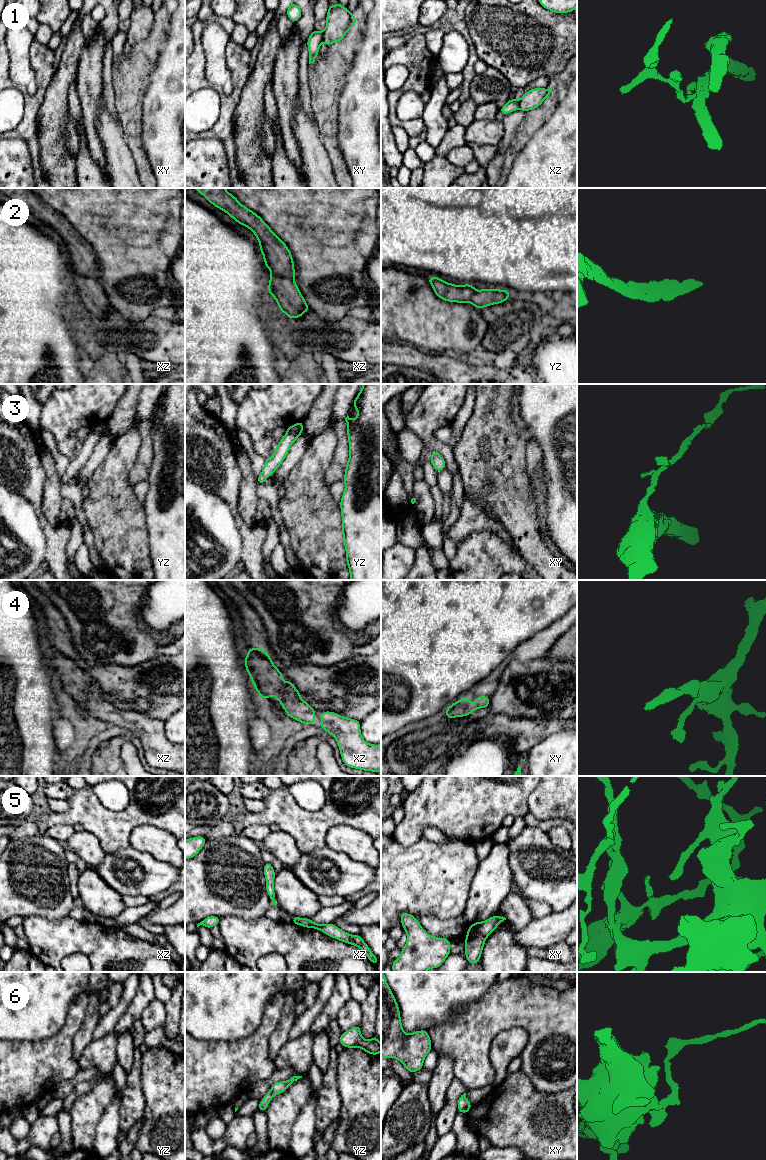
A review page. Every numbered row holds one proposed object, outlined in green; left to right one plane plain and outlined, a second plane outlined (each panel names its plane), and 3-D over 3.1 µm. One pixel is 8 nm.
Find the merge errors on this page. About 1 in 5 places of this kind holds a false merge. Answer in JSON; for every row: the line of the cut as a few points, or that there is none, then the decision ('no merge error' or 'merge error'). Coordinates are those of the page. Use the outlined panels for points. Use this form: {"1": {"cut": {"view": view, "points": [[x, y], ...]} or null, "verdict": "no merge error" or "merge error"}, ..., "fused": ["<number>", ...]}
{"1": {"cut": {"view": "xy", "points": [[322, 32], [323, 41]]}, "verdict": "merge error"}, "2": {"cut": {"view": "xz", "points": [[272, 272], [293, 280]]}, "verdict": "merge error"}, "3": {"cut": null, "verdict": "no merge error"}, "4": {"cut": null, "verdict": "no merge error"}, "5": {"cut": null, "verdict": "no merge error"}, "6": {"cut": null, "verdict": "no merge error"}, "fused": ["1", "2"]}

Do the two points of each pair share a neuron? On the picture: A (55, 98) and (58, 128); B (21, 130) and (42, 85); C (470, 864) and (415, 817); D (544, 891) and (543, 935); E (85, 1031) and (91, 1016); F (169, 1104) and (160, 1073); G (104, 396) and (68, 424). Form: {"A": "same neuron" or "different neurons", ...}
{"A": "same neuron", "B": "same neuron", "C": "different neurons", "D": "different neurons", "E": "same neuron", "F": "same neuron", "G": "same neuron"}

